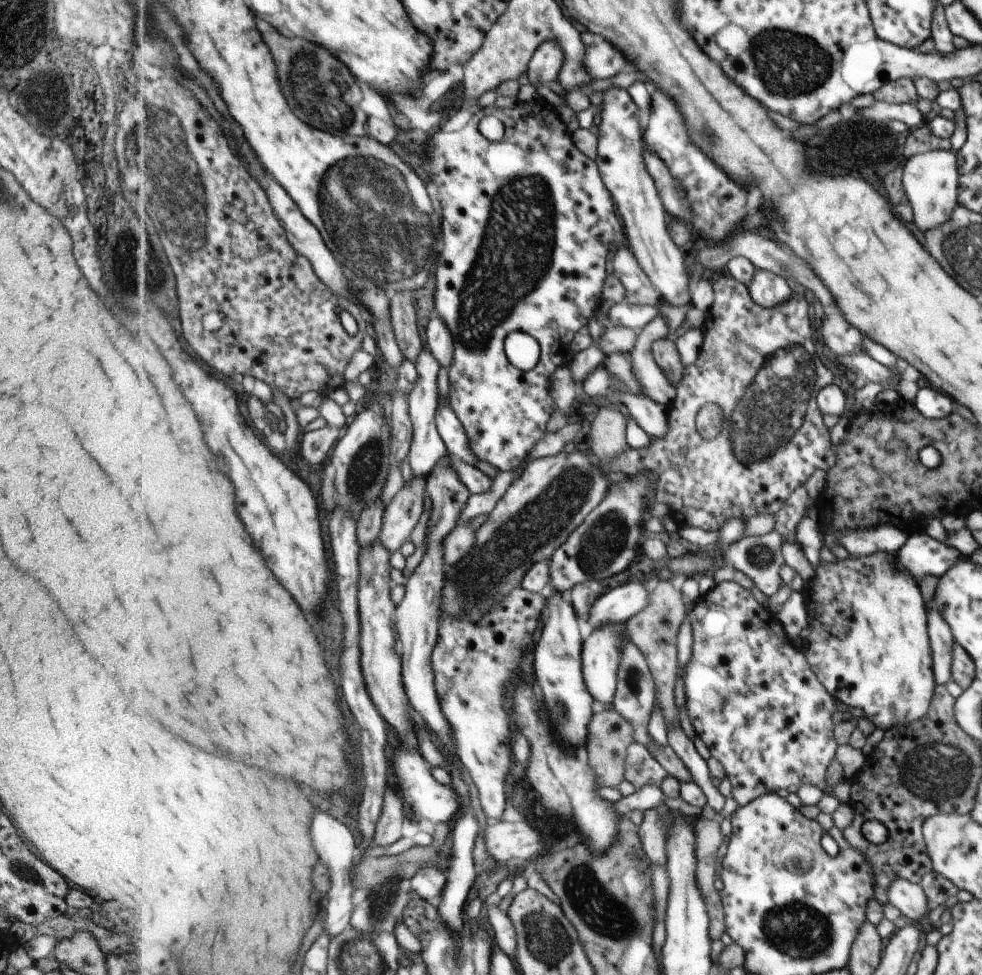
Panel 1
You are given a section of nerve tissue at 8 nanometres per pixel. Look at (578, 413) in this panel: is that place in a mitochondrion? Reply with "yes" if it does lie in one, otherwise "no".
no

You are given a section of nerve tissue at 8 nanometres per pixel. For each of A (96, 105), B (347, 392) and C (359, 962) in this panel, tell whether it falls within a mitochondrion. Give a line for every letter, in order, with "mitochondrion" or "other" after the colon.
A: other
B: other
C: mitochondrion

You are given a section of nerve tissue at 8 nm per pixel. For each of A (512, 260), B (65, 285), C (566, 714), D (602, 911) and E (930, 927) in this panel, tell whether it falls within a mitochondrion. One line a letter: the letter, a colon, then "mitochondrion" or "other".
A: mitochondrion
B: other
C: mitochondrion
D: mitochondrion
E: other

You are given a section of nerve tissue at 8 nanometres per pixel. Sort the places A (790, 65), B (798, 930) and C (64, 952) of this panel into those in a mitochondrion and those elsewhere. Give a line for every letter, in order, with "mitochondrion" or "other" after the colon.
A: mitochondrion
B: mitochondrion
C: other

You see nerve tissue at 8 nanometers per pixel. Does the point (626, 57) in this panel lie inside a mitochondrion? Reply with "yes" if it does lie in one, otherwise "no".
no

